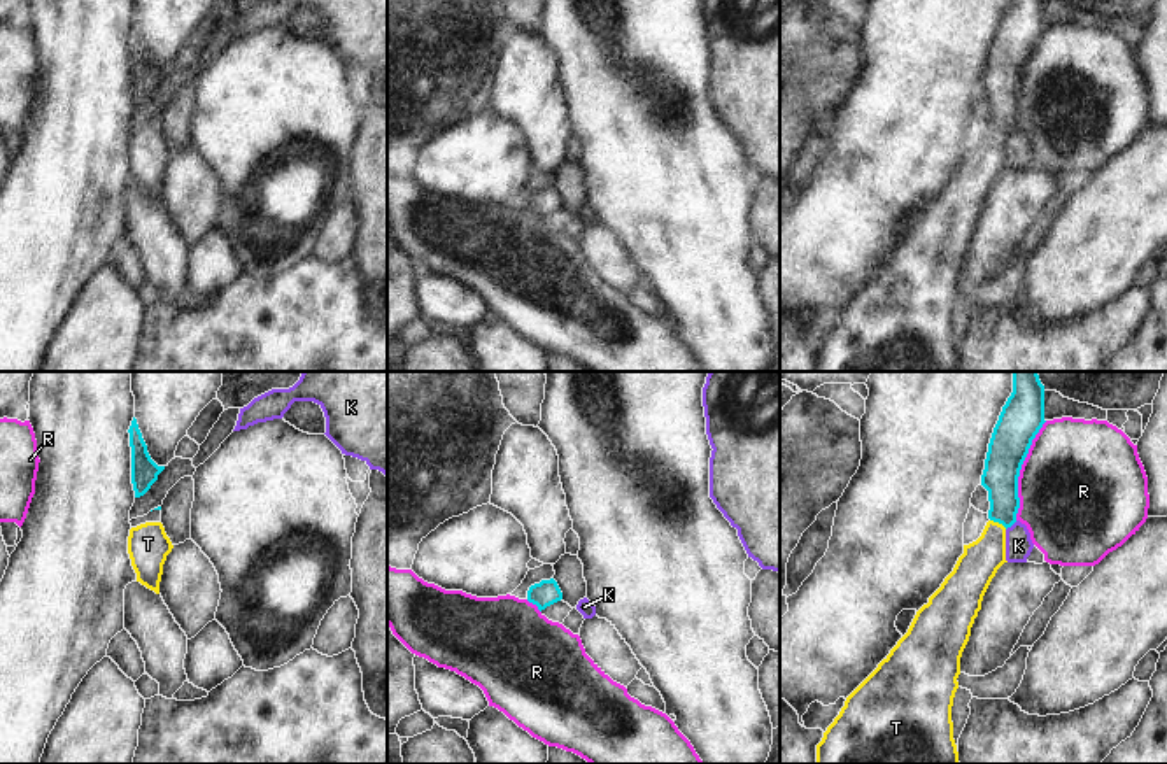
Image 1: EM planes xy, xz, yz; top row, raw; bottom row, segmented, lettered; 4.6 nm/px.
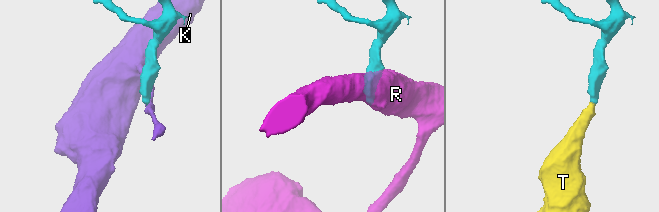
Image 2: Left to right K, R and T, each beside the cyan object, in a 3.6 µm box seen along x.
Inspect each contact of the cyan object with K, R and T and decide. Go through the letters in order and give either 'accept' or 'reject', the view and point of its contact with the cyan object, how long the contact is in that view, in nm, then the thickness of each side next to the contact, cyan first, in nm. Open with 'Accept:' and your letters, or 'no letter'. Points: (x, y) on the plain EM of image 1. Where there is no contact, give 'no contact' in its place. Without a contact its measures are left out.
Accept: T
K: reject; contact yz (1011, 132); length 70 nm; calibres 160 and 130 nm
R: reject; contact yz (1020, 76); length 480 nm; calibres 200 and 500 nm
T: accept; contact yz (999, 130); length 90 nm; calibres 160 and 180 nm

